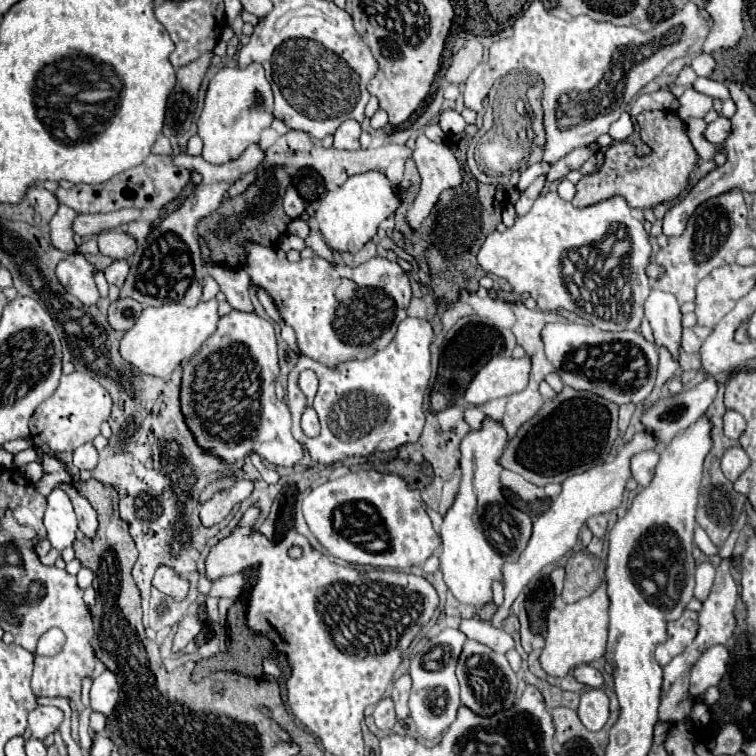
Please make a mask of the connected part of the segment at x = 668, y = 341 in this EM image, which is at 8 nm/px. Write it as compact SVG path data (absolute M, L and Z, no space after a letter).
M653 289L645 301L645 317L651 323L655 345L665 347L673 359L681 353L681 311L671 293Z

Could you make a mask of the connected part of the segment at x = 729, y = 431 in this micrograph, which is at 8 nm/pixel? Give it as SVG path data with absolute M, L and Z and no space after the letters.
M727 411L723 415L723 433L729 439L739 439L739 435L745 431L745 419L737 411Z

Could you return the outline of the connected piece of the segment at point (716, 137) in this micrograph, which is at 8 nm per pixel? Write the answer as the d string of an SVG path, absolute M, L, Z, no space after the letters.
M719 115L713 123L707 125L703 137L705 137L709 143L723 143L725 137L729 135L729 131L731 131L731 121L725 119L723 115Z

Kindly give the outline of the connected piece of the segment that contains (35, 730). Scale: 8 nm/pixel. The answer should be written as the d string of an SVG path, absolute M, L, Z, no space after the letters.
M35 707L29 713L29 729L33 733L33 737L37 739L45 739L47 735L55 733L57 727L61 725L63 713L57 707Z

